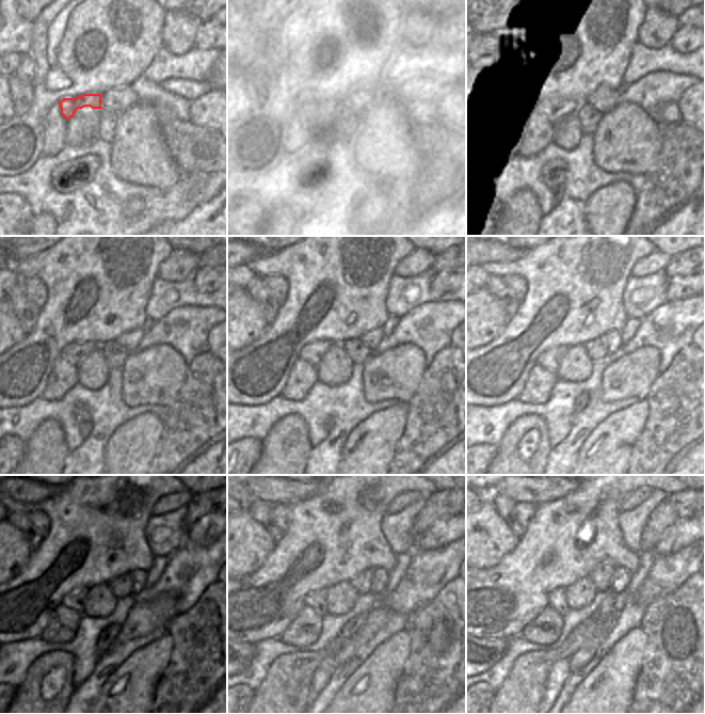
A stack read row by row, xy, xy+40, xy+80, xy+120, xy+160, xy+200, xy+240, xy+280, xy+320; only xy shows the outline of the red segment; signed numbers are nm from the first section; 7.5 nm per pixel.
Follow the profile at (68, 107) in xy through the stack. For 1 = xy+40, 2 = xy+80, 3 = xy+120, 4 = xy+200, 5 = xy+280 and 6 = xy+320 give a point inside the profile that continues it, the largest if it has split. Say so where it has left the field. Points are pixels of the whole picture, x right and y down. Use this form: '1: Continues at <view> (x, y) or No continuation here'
1: Continues at xy+40 (315, 112)
2: Continues at xy+80 (554, 112)
3: Continues at xy+120 (74, 352)
4: Continues at xy+200 (550, 359)
5: Continues at xy+280 (316, 599)
6: Continues at xy+320 (557, 600)

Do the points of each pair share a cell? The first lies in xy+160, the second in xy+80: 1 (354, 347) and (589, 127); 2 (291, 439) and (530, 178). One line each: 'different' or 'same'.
1: same
2: different

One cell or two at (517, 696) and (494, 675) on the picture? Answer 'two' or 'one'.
two

